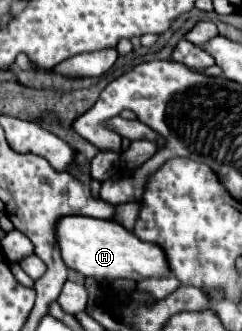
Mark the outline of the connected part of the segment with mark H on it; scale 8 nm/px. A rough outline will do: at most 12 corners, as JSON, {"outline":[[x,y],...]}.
{"outline":[[118,221],[58,223],[68,269],[100,283],[170,275],[160,245]]}

